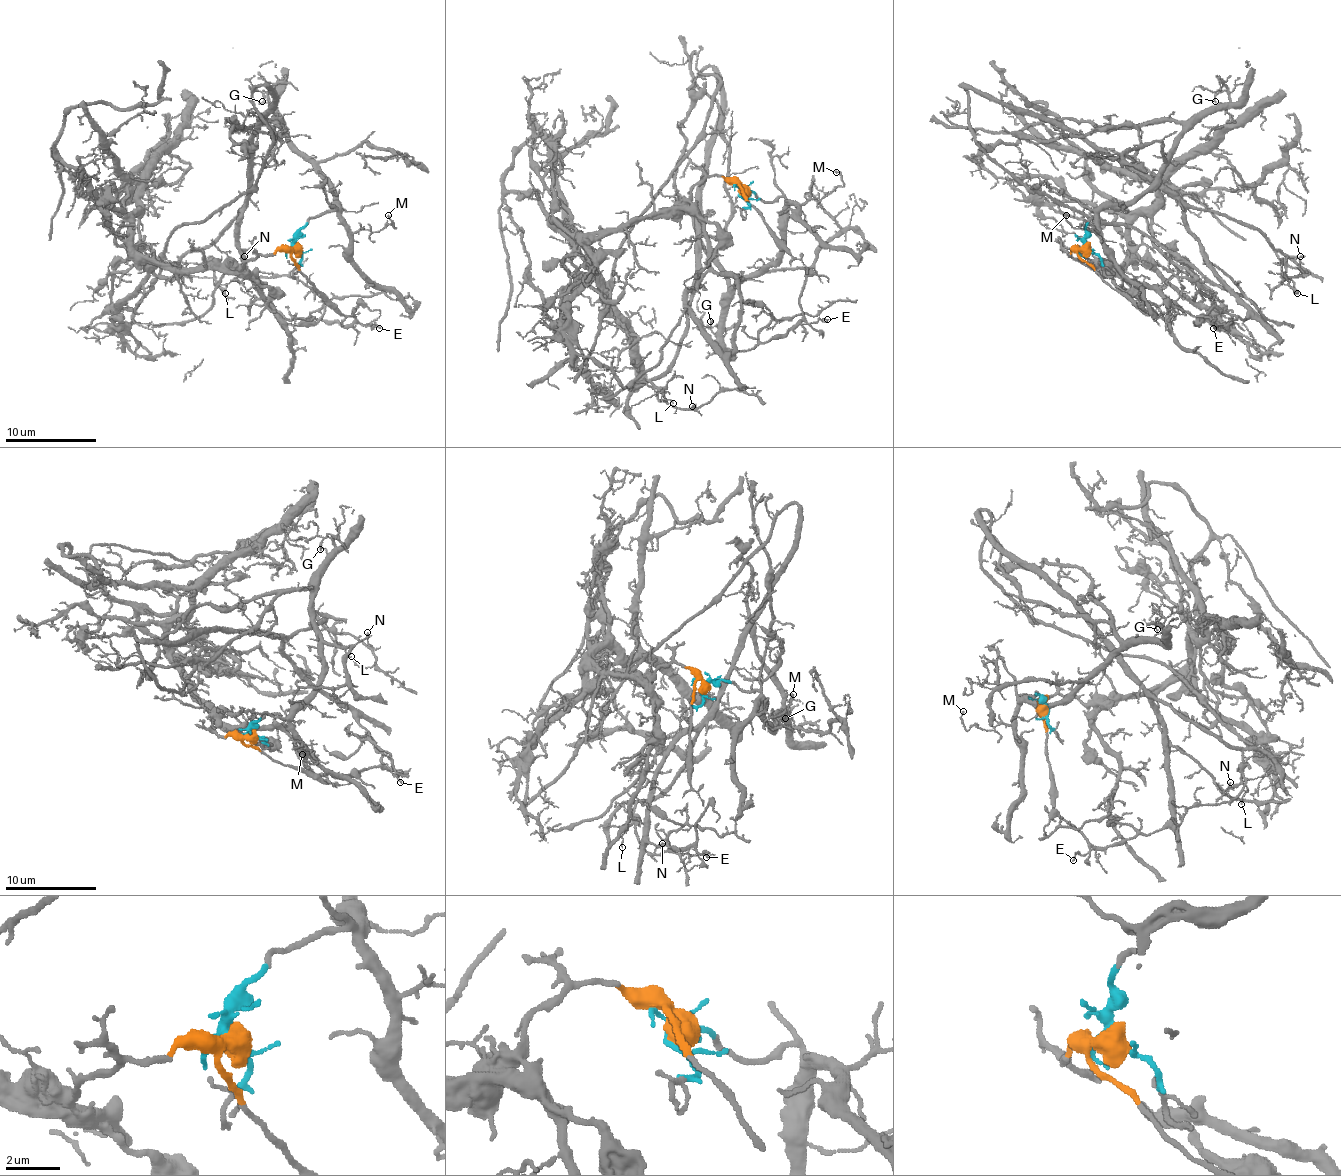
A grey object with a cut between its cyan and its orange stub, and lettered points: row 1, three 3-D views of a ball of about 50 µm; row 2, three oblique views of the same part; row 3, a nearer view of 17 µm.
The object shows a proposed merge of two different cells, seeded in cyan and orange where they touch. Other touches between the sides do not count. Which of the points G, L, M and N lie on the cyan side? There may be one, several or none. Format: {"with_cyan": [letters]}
{"with_cyan": ["G", "M"]}

